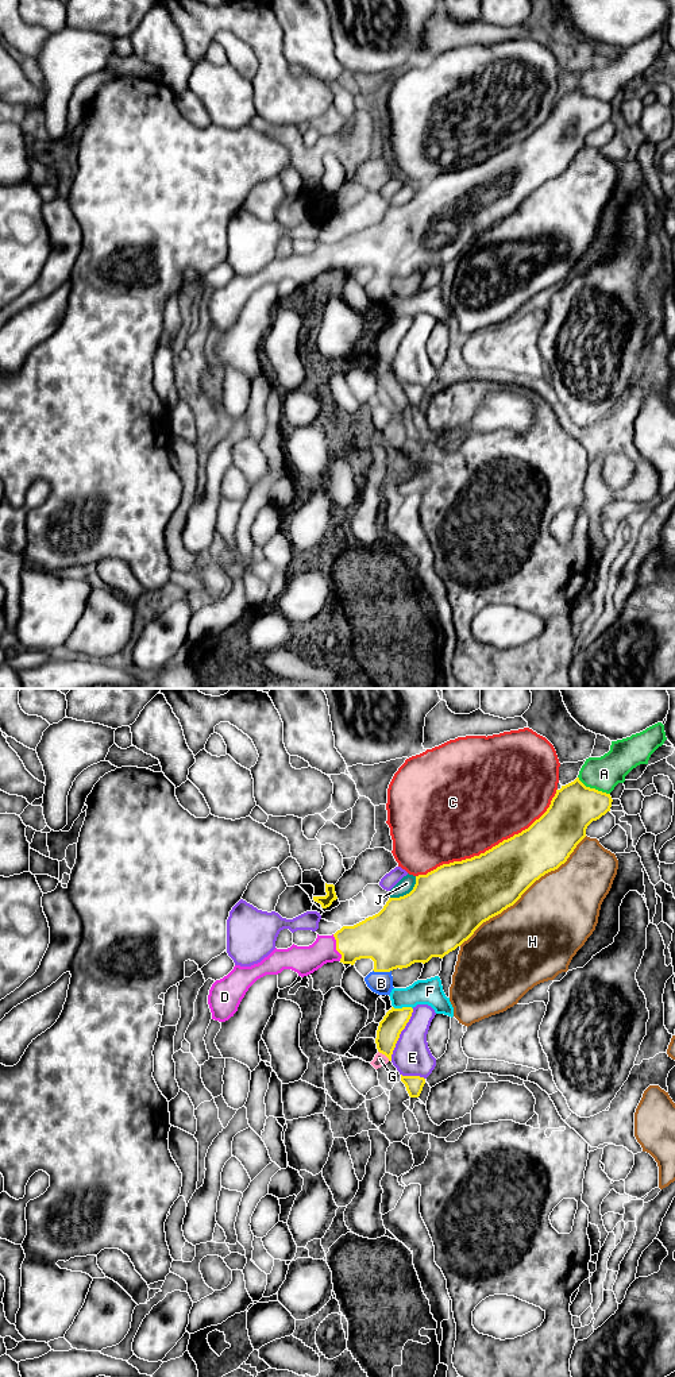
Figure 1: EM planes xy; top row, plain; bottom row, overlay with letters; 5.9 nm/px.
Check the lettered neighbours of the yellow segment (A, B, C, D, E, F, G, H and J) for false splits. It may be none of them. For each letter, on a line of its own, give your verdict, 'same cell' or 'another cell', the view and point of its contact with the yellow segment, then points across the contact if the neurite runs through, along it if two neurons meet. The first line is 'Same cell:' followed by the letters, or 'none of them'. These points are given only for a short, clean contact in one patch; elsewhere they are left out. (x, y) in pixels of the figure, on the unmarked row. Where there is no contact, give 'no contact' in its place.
Same cell: B, D
A: another cell | xy (593, 97)
B: same cell | xy (382, 280) | across xy (400, 243), (390, 253), (382, 280), (381, 292)
C: another cell | xy (493, 155)
D: same cell | xy (336, 257) | across xy (377, 246), (336, 257), (327, 257), (304, 269)
E: another cell | xy (400, 342)
F: another cell | xy (402, 316) | along xy (393, 315), (412, 317)
G: another cell | xy (384, 362) | along xy (378, 359), (389, 369)
H: another cell | xy (524, 200)
J: another cell | xy (407, 203)

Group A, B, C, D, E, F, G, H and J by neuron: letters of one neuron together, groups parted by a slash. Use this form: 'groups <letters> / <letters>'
groups A / B D / C / E / F / G J / H

